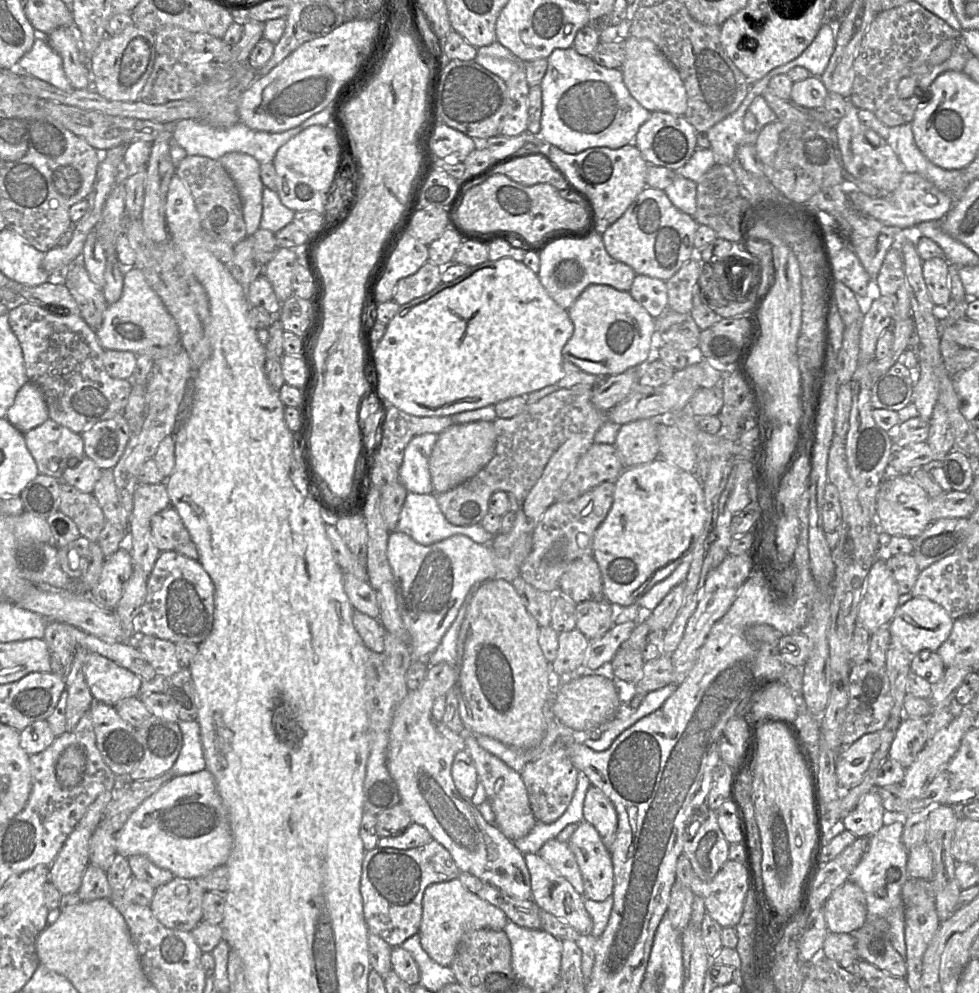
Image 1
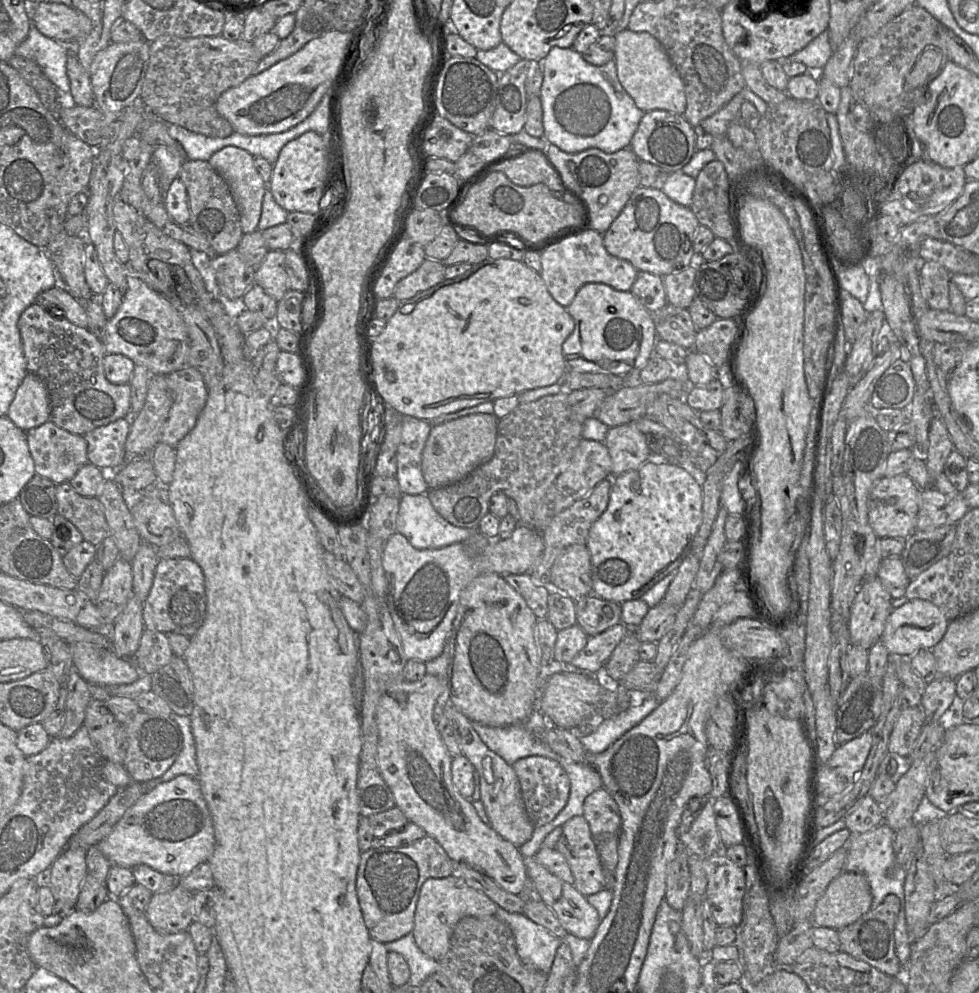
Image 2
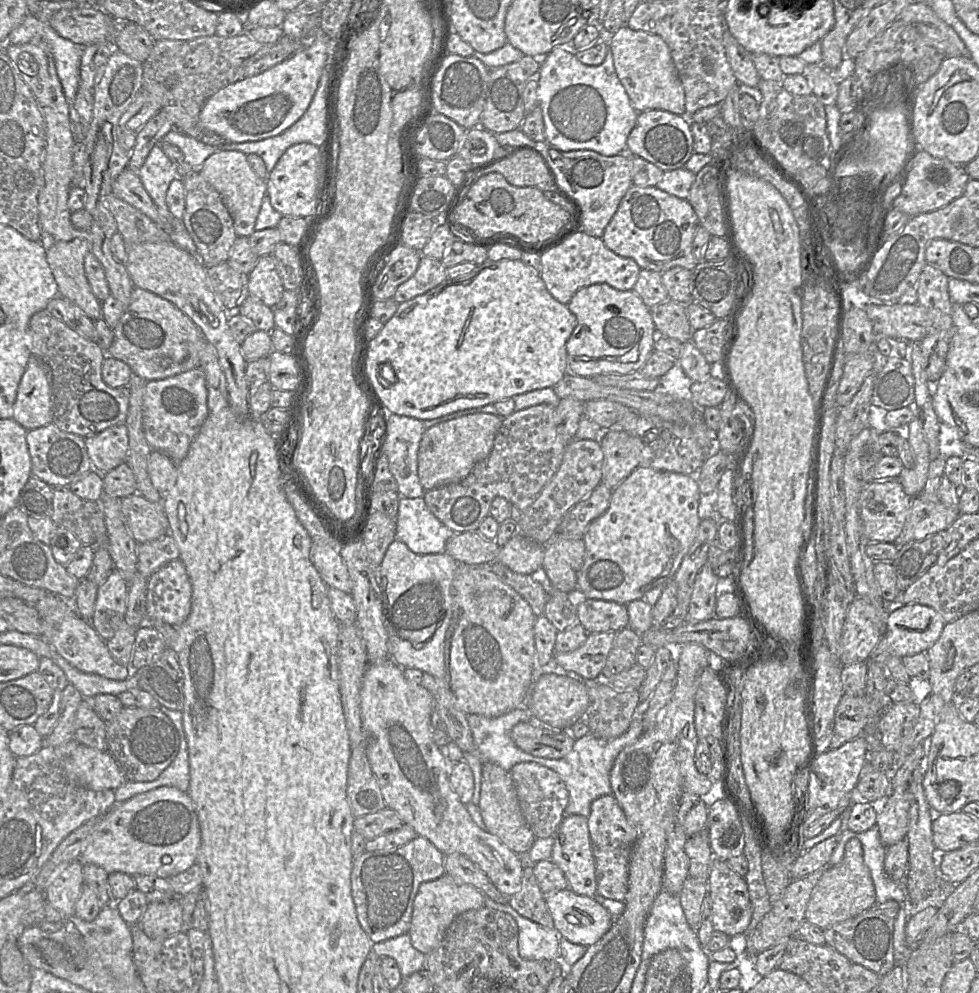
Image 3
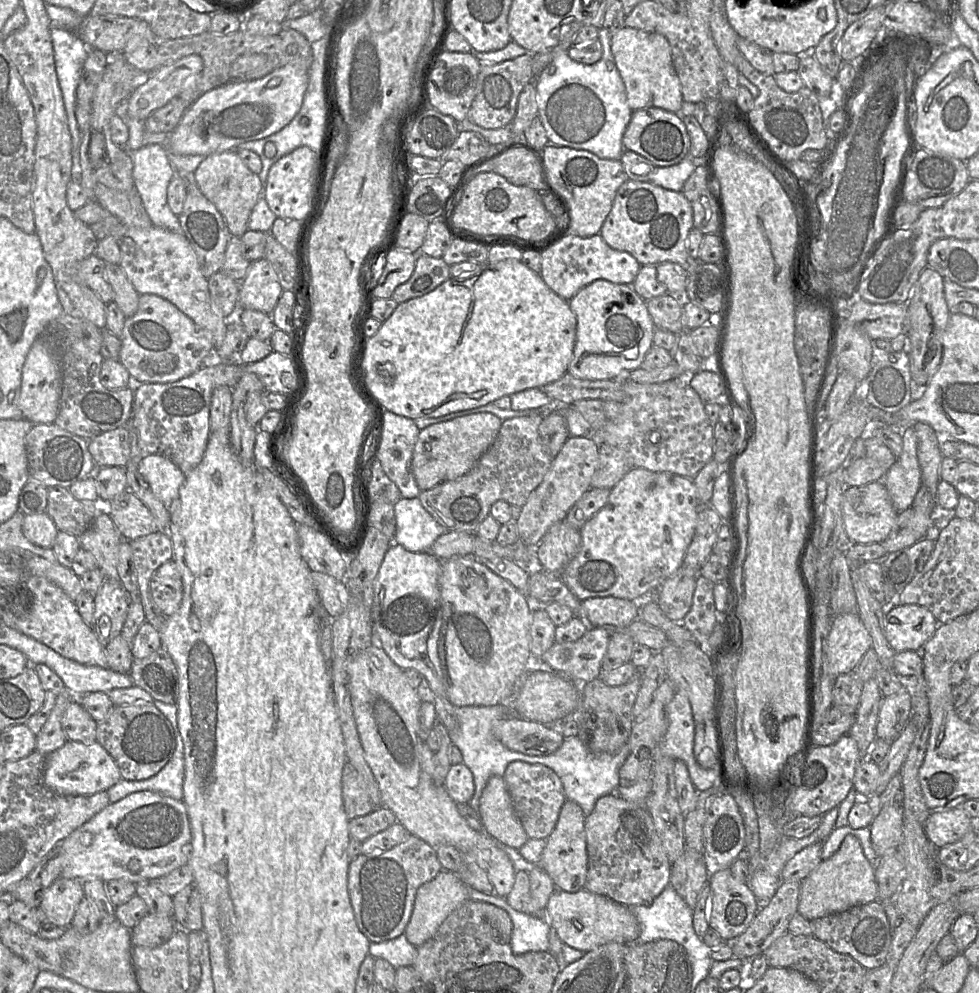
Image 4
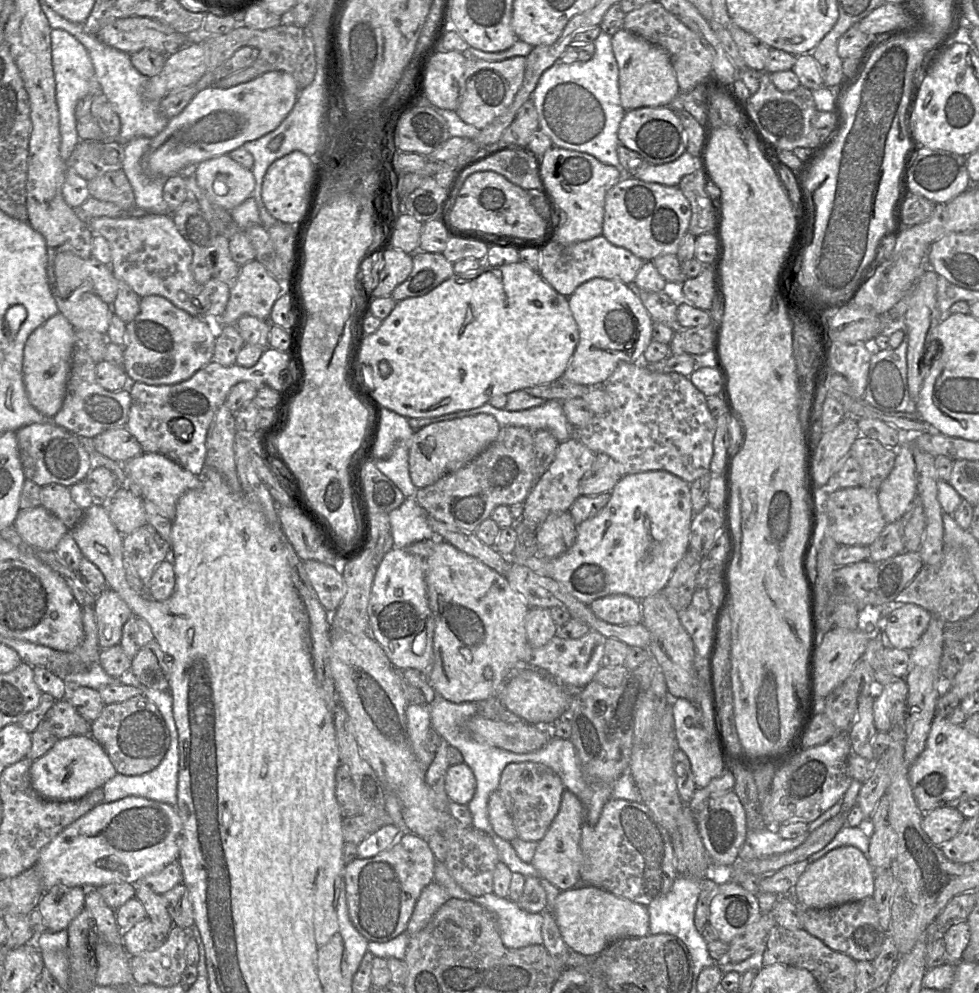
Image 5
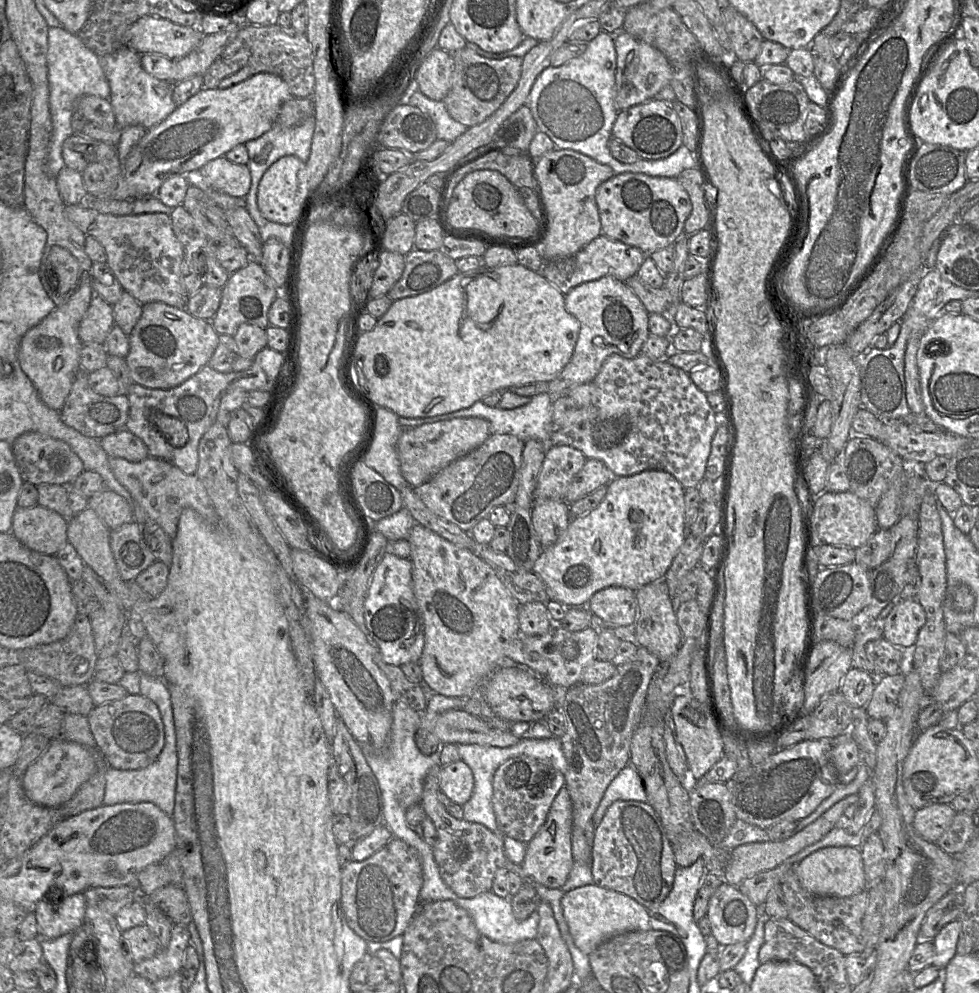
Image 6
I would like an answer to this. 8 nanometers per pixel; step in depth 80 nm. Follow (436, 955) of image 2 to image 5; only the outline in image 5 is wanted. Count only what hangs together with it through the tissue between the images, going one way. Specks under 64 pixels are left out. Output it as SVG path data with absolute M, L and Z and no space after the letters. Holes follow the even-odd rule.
M435 881L428 884L421 892L405 933L409 936L422 930L437 910L451 897L446 889Z

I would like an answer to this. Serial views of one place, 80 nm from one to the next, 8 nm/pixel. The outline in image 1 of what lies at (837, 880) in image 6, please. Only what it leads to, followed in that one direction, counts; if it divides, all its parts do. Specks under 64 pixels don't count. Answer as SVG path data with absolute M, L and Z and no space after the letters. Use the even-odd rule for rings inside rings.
M848 880L828 897L823 913L829 932L851 933L861 928L867 916L863 890Z

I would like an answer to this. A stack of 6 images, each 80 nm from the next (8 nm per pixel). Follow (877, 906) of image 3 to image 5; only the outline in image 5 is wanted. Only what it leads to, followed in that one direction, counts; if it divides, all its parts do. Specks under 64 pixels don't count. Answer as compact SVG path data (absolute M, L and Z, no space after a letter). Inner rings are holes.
M795 897L802 929L820 939L830 949L850 956L855 961L872 961L879 954L886 938L872 897L833 907L816 909L798 902Z

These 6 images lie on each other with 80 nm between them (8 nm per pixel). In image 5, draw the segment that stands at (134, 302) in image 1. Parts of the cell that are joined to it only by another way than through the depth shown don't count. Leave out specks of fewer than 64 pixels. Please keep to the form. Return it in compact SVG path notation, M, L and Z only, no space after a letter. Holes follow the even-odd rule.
M162 296L140 299L140 311L126 324L123 368L130 382L173 385L189 379L213 359L217 329L211 320L194 317Z

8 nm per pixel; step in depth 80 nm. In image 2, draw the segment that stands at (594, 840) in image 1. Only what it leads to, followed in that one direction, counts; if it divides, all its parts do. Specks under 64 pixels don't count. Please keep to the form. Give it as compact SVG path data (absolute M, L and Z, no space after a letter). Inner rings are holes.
M574 816L562 826L556 849L563 854L574 877L574 888L583 896L596 894L606 886L606 876L586 819Z

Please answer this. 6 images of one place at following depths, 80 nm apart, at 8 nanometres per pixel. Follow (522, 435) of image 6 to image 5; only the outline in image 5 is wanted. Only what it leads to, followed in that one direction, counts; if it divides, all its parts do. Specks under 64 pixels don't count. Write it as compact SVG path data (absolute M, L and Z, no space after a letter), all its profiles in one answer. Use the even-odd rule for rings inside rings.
M546 400L540 406L519 411L507 411L504 408L497 409L486 403L478 408L461 410L437 417L406 419L413 430L419 430L433 423L463 418L479 413L494 416L501 428L519 426L528 428L532 432L547 430L557 439L559 444L573 438L574 426L567 421L562 409L562 402L557 400Z

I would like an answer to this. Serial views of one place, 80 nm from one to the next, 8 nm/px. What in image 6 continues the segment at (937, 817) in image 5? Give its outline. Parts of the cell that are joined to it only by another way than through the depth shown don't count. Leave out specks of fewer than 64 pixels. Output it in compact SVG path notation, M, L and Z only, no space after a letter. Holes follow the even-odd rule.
M935 803L916 809L913 827L925 840L936 843L951 825L956 811L948 804Z

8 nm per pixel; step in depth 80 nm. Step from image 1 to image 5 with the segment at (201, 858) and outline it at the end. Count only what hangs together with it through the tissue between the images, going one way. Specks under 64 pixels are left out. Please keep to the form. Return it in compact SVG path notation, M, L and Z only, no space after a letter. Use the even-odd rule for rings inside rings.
M127 796L114 802L102 802L63 829L40 852L36 865L40 869L44 891L56 885L99 888L106 884L136 884L142 877L158 872L178 860L182 822L174 806L139 796Z

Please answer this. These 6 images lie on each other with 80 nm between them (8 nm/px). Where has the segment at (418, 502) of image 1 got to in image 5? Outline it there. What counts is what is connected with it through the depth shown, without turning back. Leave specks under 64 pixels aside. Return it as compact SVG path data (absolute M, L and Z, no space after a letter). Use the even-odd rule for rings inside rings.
M407 498L389 513L393 547L404 549L406 546L432 539L436 535L427 521L428 513L414 498Z

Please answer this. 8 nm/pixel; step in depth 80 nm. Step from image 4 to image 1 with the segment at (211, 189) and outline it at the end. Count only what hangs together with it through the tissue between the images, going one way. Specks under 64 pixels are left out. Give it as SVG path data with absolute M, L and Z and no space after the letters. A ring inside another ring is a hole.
M229 152L218 159L236 184L241 197L247 236L260 228L262 191L260 165L254 157L240 152Z

